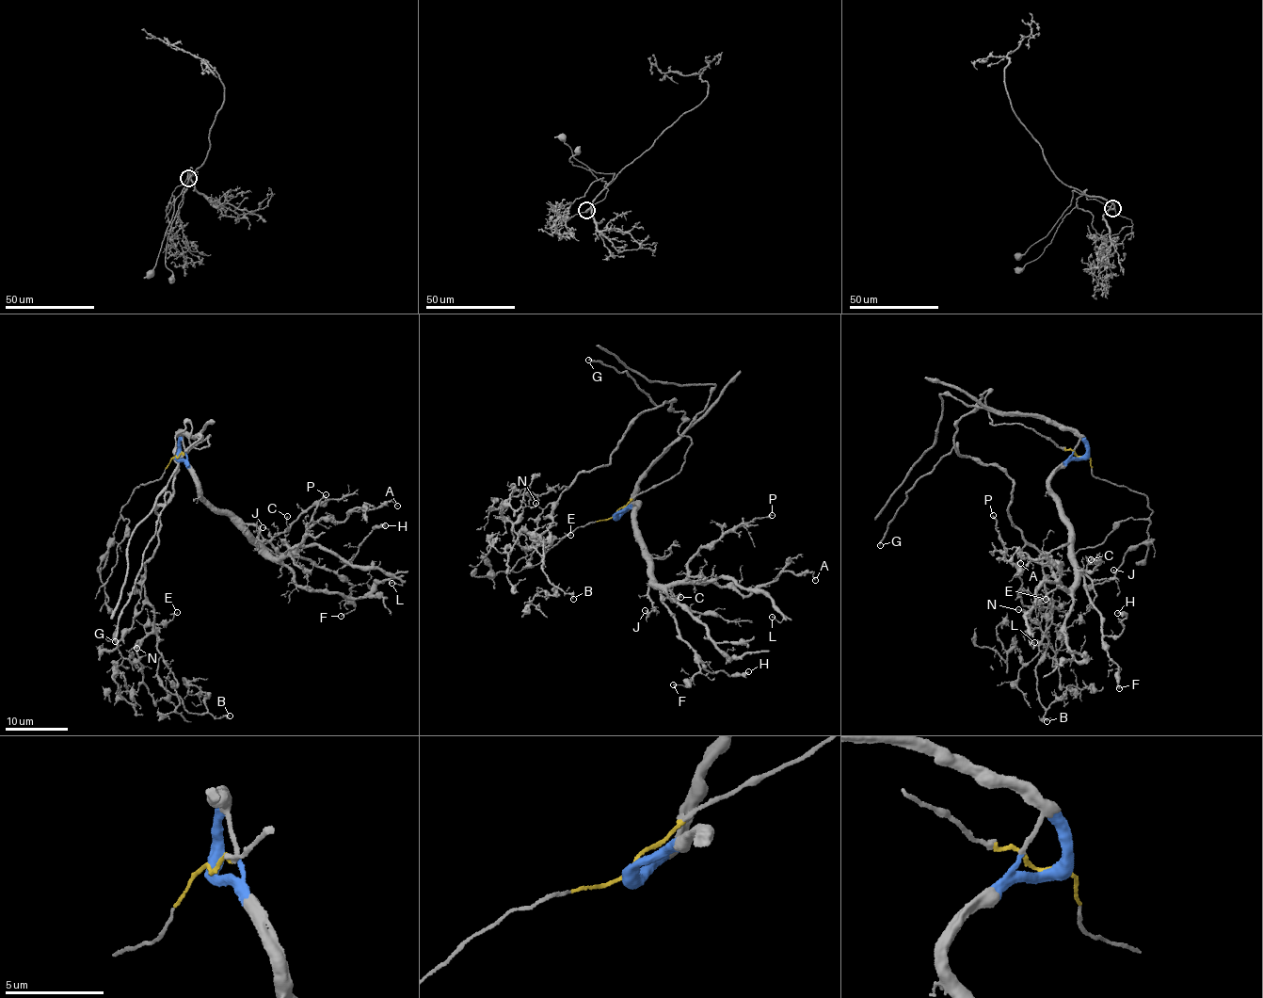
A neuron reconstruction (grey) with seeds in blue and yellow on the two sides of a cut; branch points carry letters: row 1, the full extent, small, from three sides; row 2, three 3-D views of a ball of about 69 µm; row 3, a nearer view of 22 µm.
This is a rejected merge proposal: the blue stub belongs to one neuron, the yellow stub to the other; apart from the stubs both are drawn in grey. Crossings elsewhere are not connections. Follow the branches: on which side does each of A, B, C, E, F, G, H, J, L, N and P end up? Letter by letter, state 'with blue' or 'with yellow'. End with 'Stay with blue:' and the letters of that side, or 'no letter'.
A: with blue
B: with yellow
C: with blue
E: with yellow
F: with blue
G: with yellow
H: with blue
J: with blue
L: with blue
N: with yellow
P: with blue
Stay with blue: A, C, F, H, J, L, P

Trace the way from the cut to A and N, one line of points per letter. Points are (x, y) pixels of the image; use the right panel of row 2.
A: (1083, 456), (1050, 483), (1071, 587), (1059, 580), (1062, 564), (1020, 562)
N: (1083, 456), (993, 424), (988, 391), (957, 424), (1041, 556), (1045, 632), (1018, 609)

